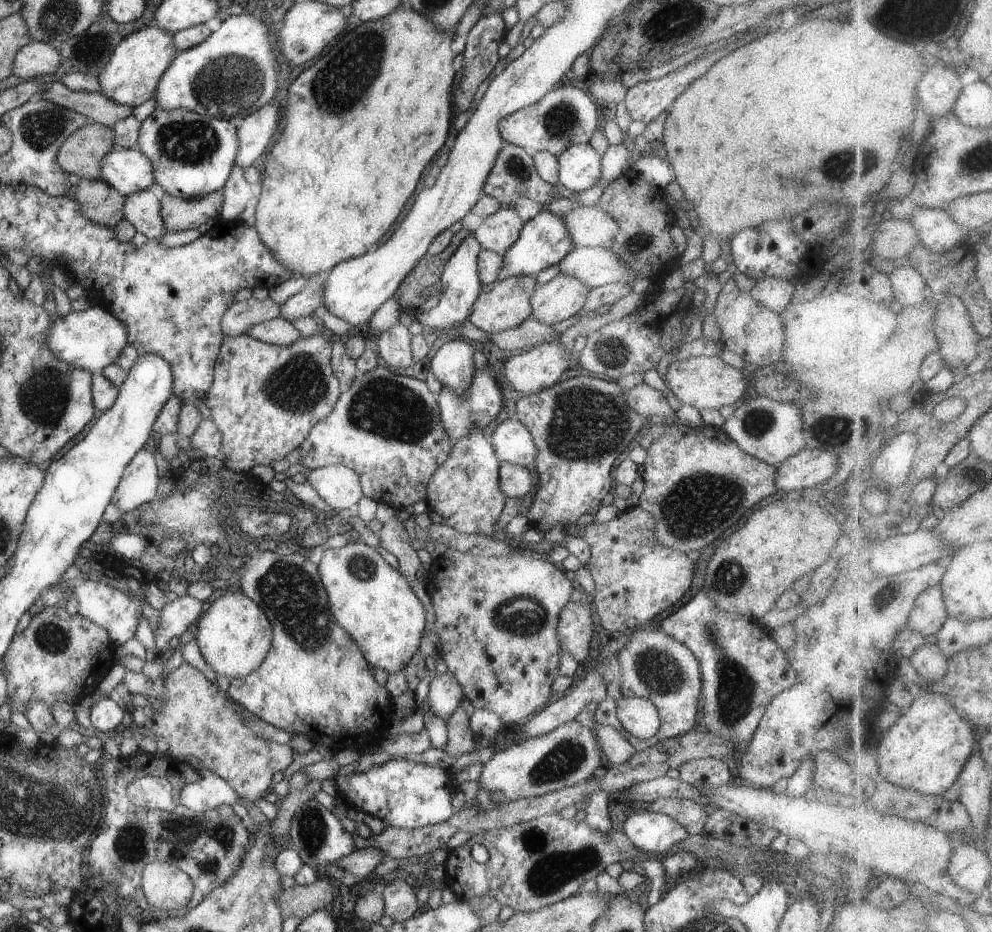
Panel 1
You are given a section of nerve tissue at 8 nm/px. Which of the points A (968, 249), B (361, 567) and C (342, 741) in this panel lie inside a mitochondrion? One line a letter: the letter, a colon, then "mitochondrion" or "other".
A: other
B: mitochondrion
C: other

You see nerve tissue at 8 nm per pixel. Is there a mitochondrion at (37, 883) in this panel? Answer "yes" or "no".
no

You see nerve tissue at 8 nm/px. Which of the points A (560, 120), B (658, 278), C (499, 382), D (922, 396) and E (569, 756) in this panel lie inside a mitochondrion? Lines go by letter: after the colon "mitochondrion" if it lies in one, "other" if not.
A: mitochondrion
B: other
C: other
D: other
E: mitochondrion

